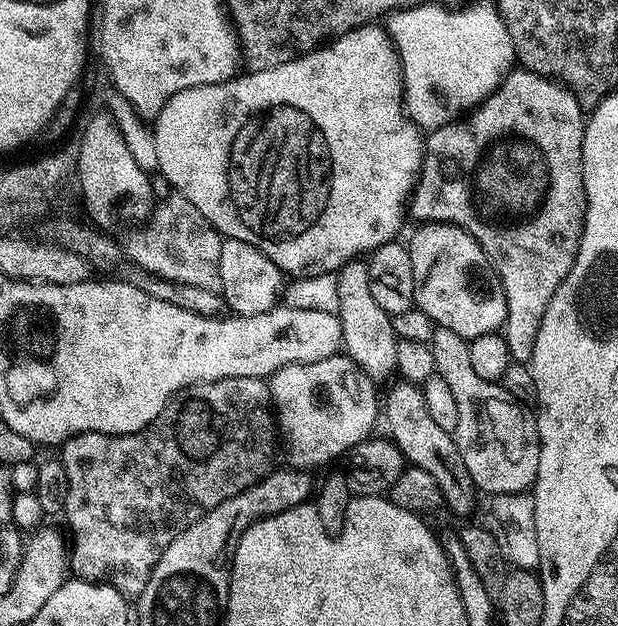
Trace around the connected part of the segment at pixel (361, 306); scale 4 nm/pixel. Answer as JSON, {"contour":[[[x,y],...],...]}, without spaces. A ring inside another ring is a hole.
{"contour":[[[353,258],[342,265],[335,273],[338,282],[338,306],[340,329],[342,330],[342,348],[360,371],[380,382],[383,376],[393,375],[396,369],[394,350],[398,339],[392,317],[382,306],[378,306],[374,294],[370,294],[370,270],[363,259]]]}

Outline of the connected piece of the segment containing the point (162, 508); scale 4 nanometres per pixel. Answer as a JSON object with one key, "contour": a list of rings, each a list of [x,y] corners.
{"contour":[[[239,376],[238,378],[226,378],[225,380],[215,380],[205,384],[192,384],[184,391],[176,393],[167,406],[142,430],[131,432],[125,436],[111,436],[110,434],[98,434],[97,432],[83,432],[77,436],[71,436],[65,440],[59,449],[58,459],[66,470],[66,502],[62,519],[68,523],[68,528],[72,531],[70,536],[70,572],[77,580],[95,580],[105,584],[112,584],[123,594],[125,598],[139,597],[141,592],[146,590],[146,582],[150,582],[150,574],[158,562],[158,558],[174,542],[177,532],[186,530],[198,522],[218,502],[226,502],[226,498],[234,498],[234,494],[242,494],[250,486],[257,484],[261,478],[273,471],[274,463],[272,459],[278,452],[278,421],[272,402],[272,390],[267,379],[259,376]]]}

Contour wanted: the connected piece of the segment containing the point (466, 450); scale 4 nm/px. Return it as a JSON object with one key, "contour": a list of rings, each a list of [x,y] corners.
{"contour":[[[437,328],[436,333],[432,335],[431,346],[436,375],[450,385],[450,391],[458,402],[458,426],[454,433],[456,451],[460,454],[460,461],[466,466],[468,477],[481,493],[492,492],[493,497],[515,492],[527,493],[536,483],[540,457],[540,436],[536,433],[535,419],[524,413],[527,411],[519,400],[515,400],[508,393],[503,383],[478,378],[478,374],[474,374],[474,366],[470,363],[470,343],[464,337],[454,334],[454,330]]]}

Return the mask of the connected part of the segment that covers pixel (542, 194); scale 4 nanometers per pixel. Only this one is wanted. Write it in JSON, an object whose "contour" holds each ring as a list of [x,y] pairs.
{"contour":[[[516,66],[505,75],[503,82],[496,87],[492,94],[477,104],[471,112],[461,119],[452,121],[451,124],[431,129],[426,136],[424,160],[427,162],[428,168],[420,168],[418,177],[424,184],[424,188],[414,189],[410,197],[410,212],[412,208],[413,214],[420,216],[425,208],[423,219],[428,222],[440,222],[448,217],[456,227],[463,228],[469,236],[472,236],[480,248],[488,248],[488,253],[484,257],[487,260],[496,260],[492,271],[503,284],[506,294],[508,319],[503,338],[508,344],[513,361],[517,364],[528,364],[531,361],[534,354],[534,338],[538,338],[538,326],[542,326],[542,314],[546,314],[546,306],[550,306],[550,298],[554,298],[558,286],[562,286],[566,274],[570,274],[570,270],[574,266],[574,258],[578,254],[580,239],[584,233],[584,215],[588,205],[584,193],[584,179],[582,178],[582,142],[584,141],[585,123],[585,109],[581,108],[571,88],[542,72],[534,72],[530,68]]]}

